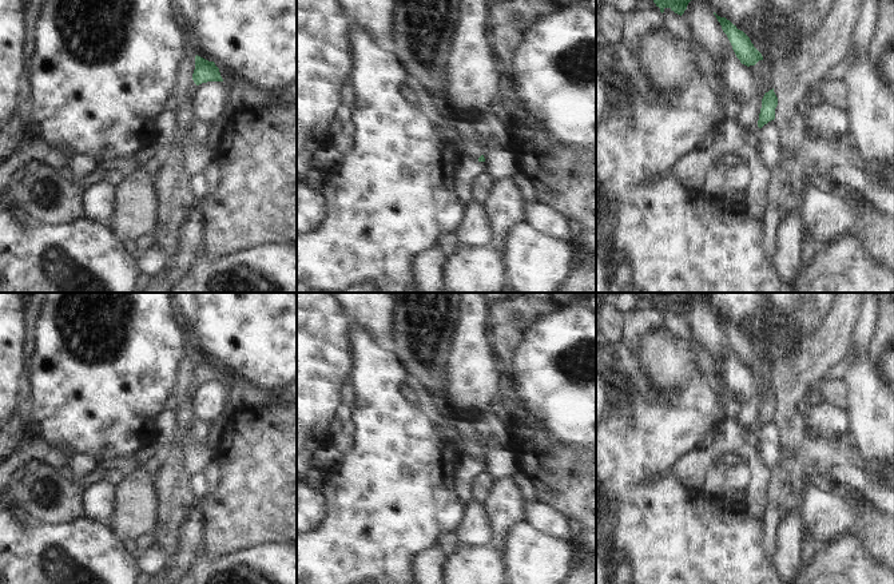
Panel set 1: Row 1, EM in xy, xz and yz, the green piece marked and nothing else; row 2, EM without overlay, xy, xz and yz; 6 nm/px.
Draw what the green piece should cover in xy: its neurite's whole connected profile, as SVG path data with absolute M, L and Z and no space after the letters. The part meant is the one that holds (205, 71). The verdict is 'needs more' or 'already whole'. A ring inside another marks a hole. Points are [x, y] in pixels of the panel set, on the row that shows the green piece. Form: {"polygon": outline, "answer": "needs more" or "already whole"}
{"polygon": "M198 55L195 56L192 80L196 86L207 82L225 82L233 96L233 107L257 108L278 98L247 83L243 78L230 71L218 68L214 61L208 61Z", "answer": "needs more"}

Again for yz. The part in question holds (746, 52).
{"polygon": "M715 12L714 15L720 23L723 32L727 35L732 49L742 64L750 67L755 65L759 60L763 60L762 53L754 47L750 37L743 31L738 29L736 25L726 17L720 17Z", "answer": "already whole"}

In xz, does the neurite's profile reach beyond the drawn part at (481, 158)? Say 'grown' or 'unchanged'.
grown

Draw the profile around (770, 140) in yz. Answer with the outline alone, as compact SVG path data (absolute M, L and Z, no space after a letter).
M771 120L767 124L764 124L759 130L758 136L759 136L759 146L756 148L759 151L759 156L763 164L768 170L776 168L779 164L782 138L775 120Z

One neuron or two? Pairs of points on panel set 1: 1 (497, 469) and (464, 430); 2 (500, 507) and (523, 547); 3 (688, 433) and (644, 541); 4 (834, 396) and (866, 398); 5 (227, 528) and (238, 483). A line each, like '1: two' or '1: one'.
1: one
2: two
3: one
4: two
5: one

